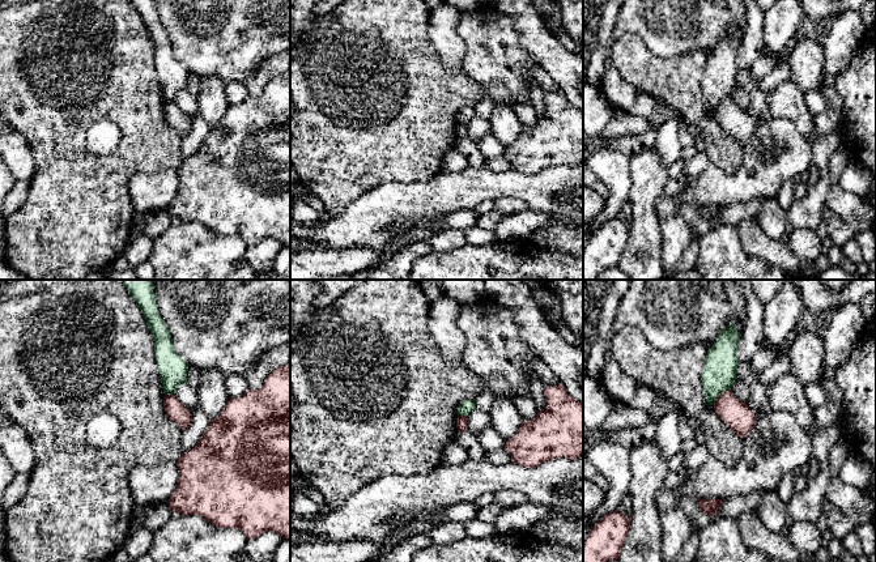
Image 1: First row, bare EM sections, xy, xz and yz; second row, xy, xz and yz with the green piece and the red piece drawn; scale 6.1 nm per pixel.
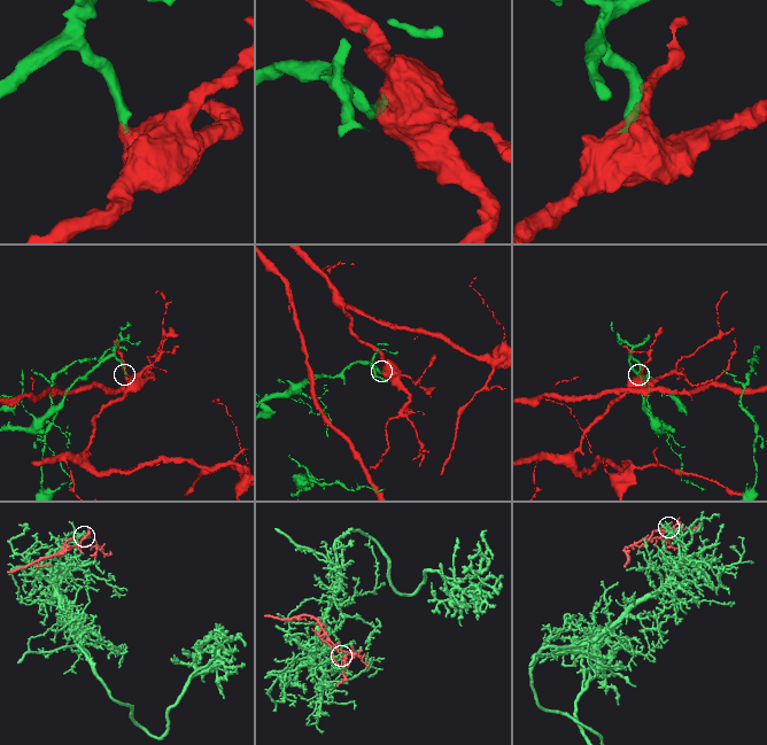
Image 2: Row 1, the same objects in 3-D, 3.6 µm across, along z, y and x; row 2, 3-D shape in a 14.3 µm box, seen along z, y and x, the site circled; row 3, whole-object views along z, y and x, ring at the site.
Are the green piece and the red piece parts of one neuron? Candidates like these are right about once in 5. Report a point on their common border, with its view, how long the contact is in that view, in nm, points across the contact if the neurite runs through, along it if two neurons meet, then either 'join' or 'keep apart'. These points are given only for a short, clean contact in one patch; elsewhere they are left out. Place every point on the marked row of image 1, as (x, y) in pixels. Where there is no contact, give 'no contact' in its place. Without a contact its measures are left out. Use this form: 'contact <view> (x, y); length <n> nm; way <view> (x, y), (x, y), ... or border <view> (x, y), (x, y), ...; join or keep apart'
contact yz (719, 394); length 160 nm; border yz (730, 388), (726, 388), (711, 404); keep apart

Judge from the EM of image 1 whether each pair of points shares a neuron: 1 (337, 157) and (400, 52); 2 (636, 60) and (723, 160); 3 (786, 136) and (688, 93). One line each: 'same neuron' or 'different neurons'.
1: same neuron
2: same neuron
3: different neurons

